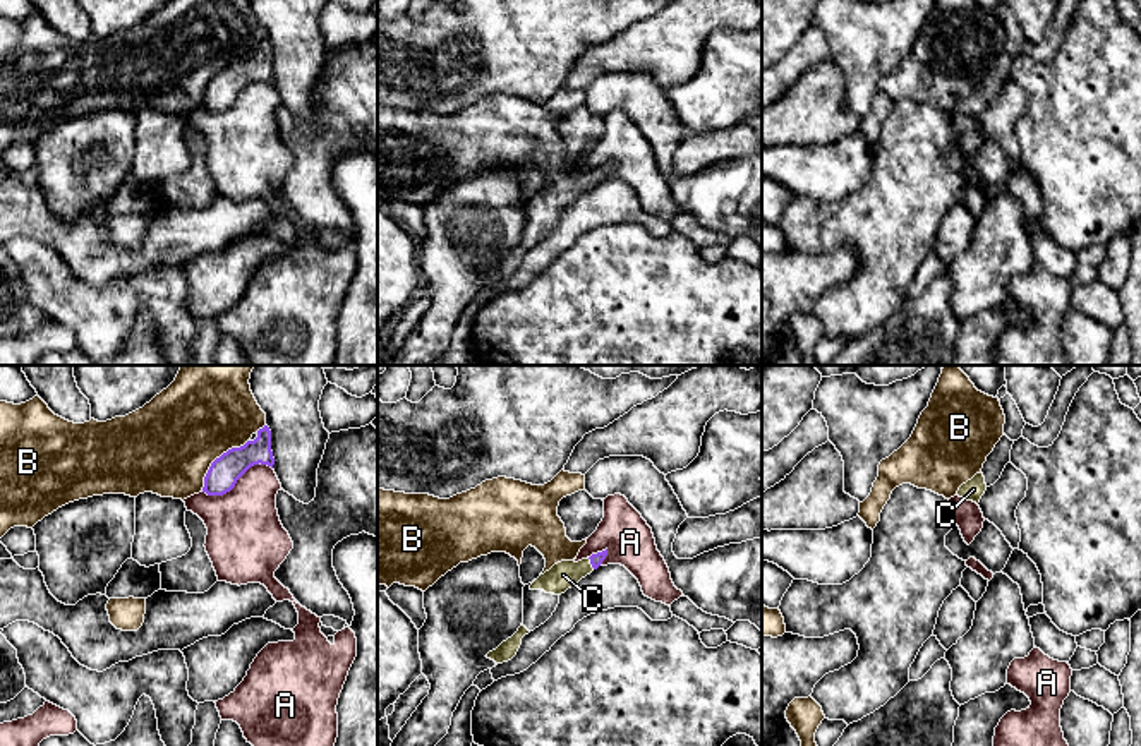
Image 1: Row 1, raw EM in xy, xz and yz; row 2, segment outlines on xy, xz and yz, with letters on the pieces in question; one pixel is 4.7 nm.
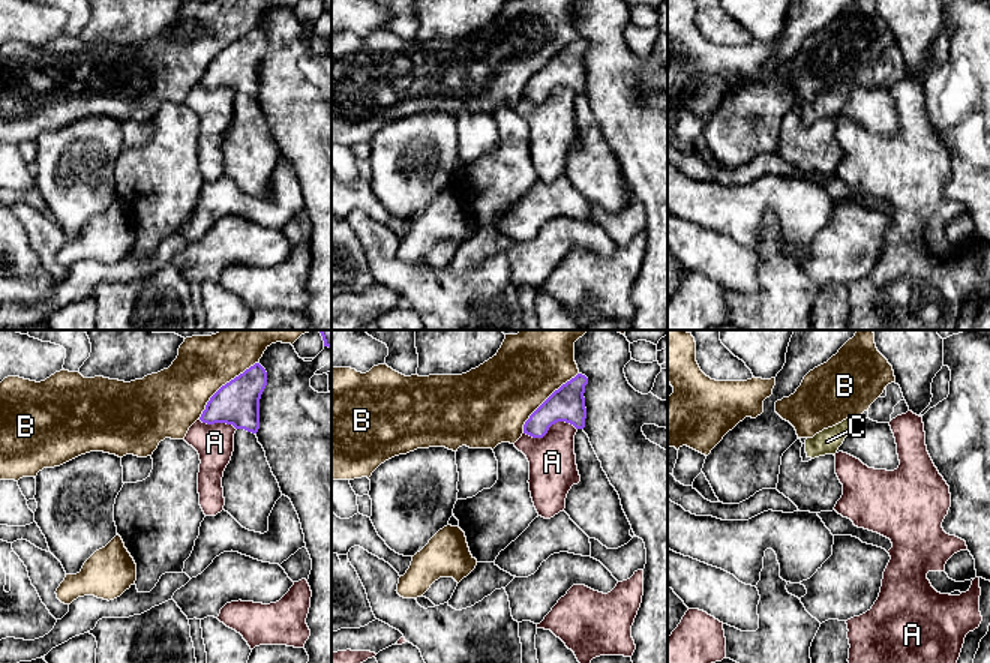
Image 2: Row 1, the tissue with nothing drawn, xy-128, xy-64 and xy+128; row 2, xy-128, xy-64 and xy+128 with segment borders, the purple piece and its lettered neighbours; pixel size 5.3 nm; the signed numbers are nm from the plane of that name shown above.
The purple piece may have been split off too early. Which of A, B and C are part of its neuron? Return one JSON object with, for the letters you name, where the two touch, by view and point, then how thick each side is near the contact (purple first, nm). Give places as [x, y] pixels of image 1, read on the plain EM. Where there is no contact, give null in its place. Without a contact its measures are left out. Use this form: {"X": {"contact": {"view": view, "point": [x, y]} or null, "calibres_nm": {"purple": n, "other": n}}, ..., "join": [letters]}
{"C": {"contact": {"view": "xz", "point": [591, 179]}, "calibres_nm": {"purple": 60, "other": 130}}, "join": ["C"]}

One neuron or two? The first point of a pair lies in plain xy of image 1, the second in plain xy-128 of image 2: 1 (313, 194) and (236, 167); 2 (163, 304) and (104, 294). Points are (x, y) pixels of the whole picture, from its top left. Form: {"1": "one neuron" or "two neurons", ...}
{"1": "one neuron", "2": "one neuron"}

